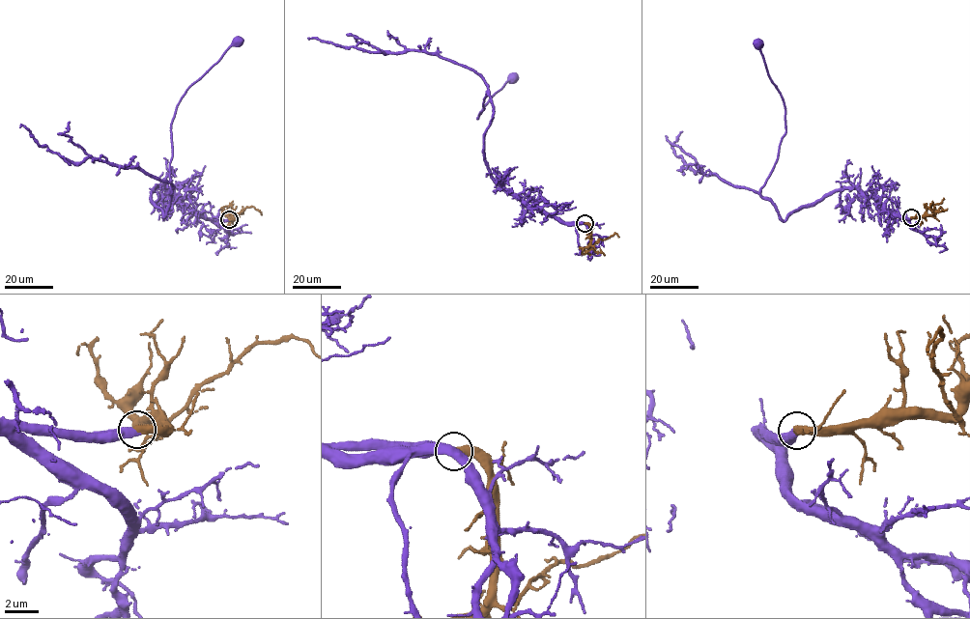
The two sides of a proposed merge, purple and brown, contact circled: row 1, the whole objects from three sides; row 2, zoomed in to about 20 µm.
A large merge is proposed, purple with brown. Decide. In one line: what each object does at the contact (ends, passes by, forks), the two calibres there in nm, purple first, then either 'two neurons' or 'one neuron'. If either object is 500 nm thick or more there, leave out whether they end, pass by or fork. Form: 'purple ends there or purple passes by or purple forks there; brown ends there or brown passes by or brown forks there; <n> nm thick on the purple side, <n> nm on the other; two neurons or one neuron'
purple ends there; brown ends there; 380 nm thick on the purple side, 440 nm on the other; one neuron

